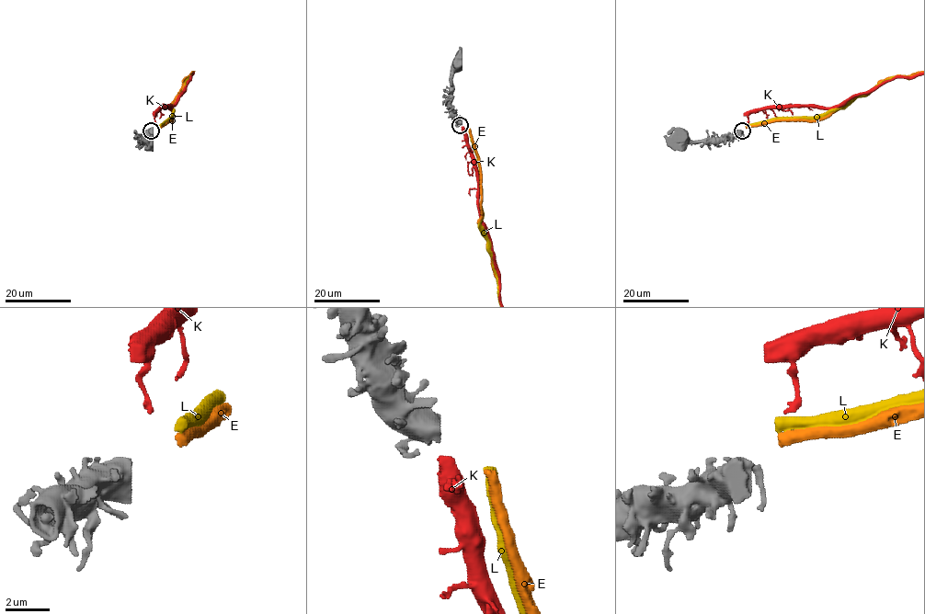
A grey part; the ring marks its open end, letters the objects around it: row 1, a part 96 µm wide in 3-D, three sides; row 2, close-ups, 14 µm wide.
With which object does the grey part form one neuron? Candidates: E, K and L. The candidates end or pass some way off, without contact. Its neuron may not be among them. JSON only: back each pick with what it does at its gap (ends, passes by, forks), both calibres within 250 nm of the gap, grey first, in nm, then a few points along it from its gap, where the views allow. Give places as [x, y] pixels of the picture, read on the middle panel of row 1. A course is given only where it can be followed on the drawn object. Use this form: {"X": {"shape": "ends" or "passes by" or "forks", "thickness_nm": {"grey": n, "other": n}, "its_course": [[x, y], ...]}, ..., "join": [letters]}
{"join": []}

